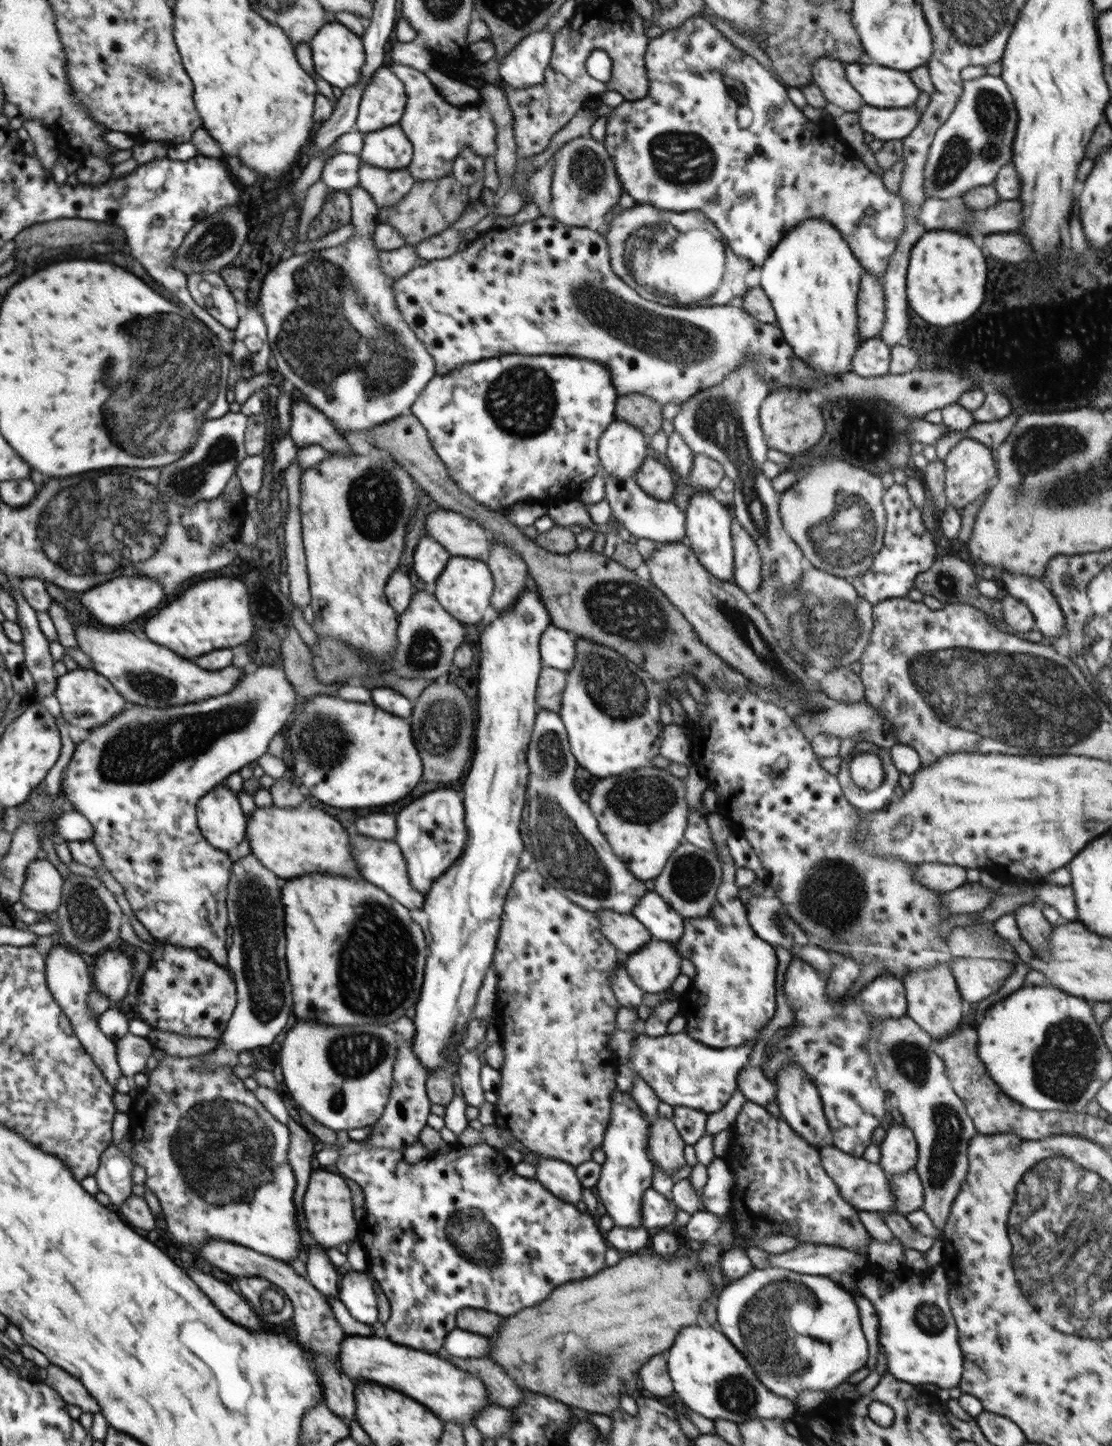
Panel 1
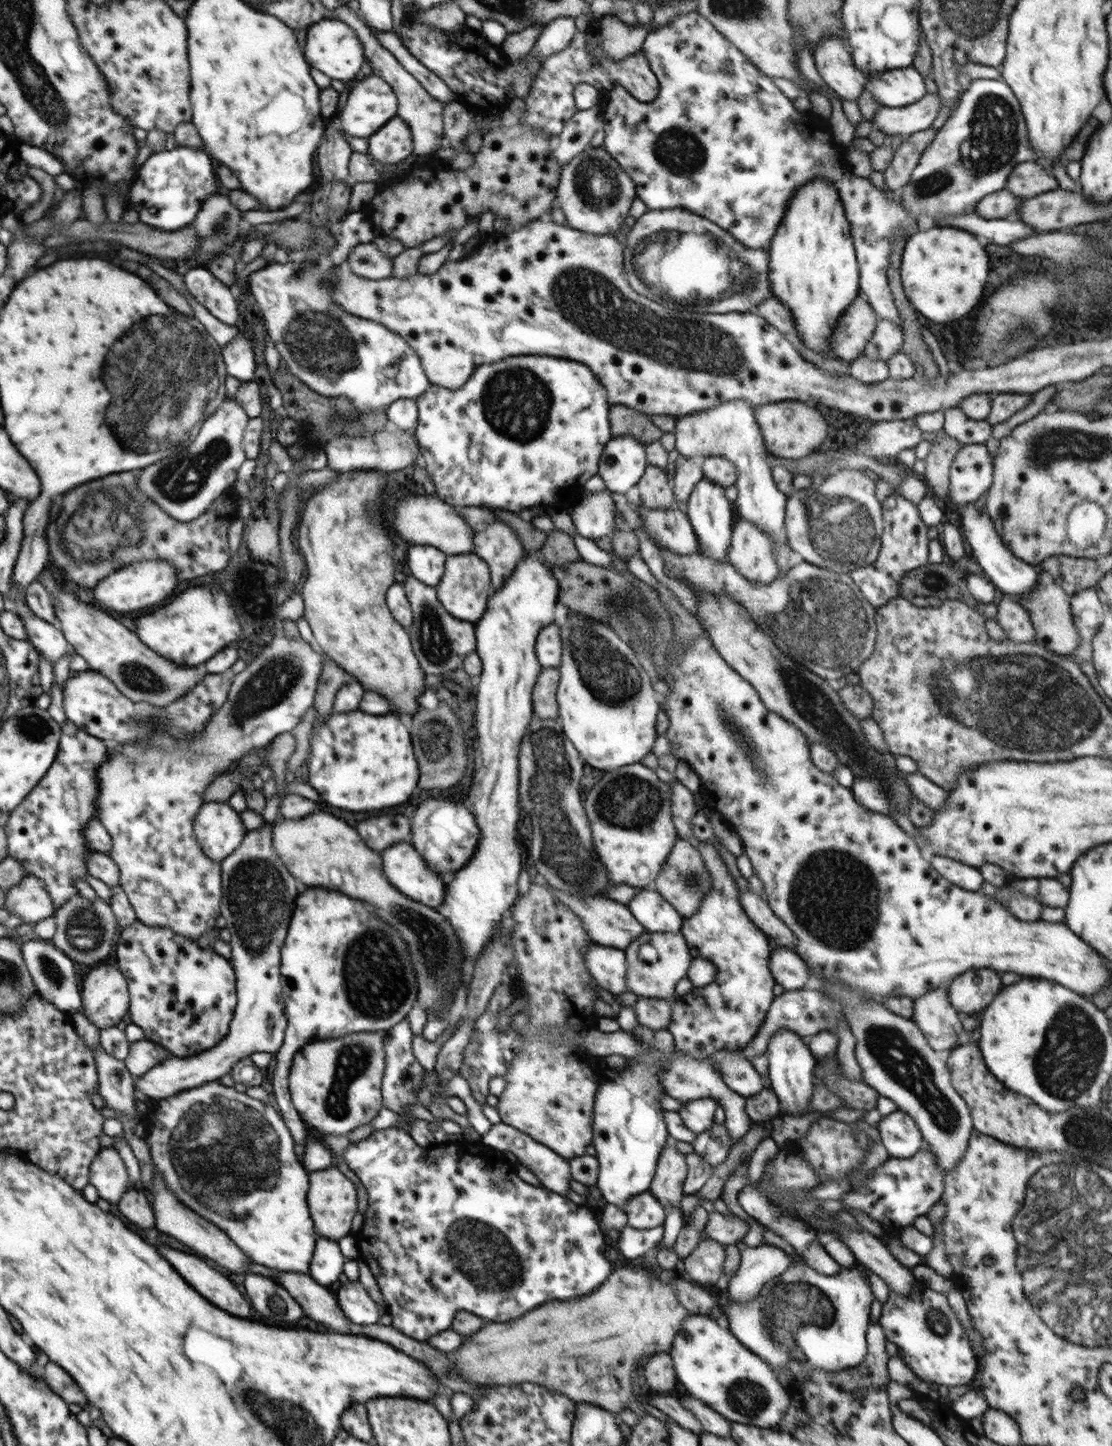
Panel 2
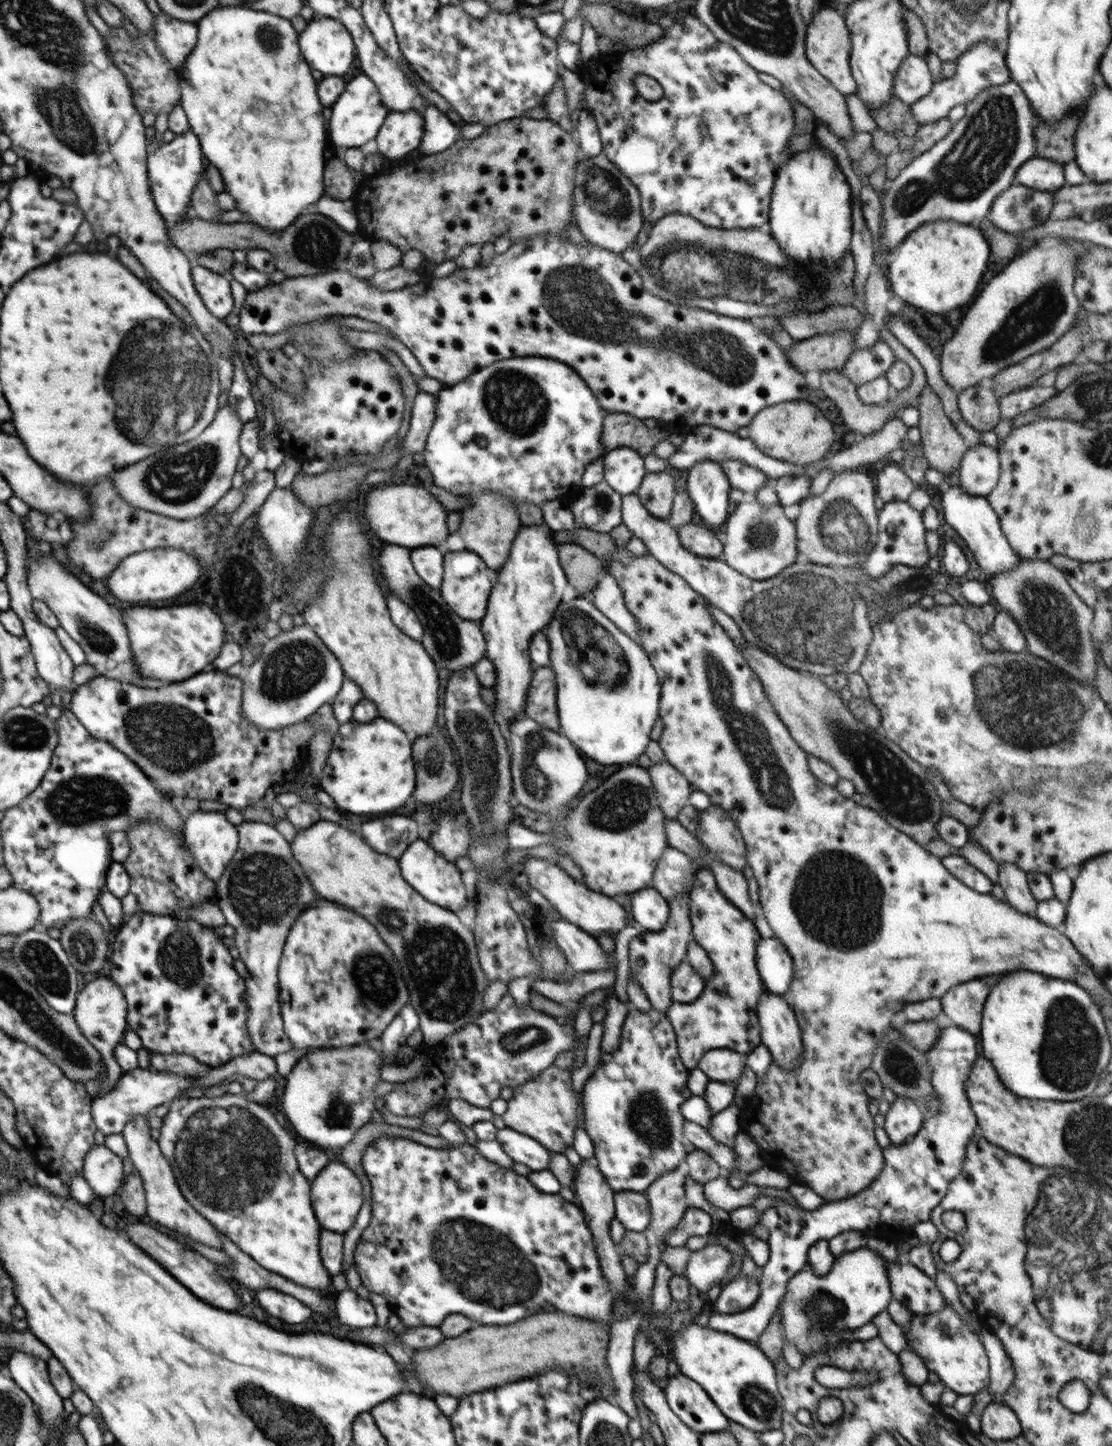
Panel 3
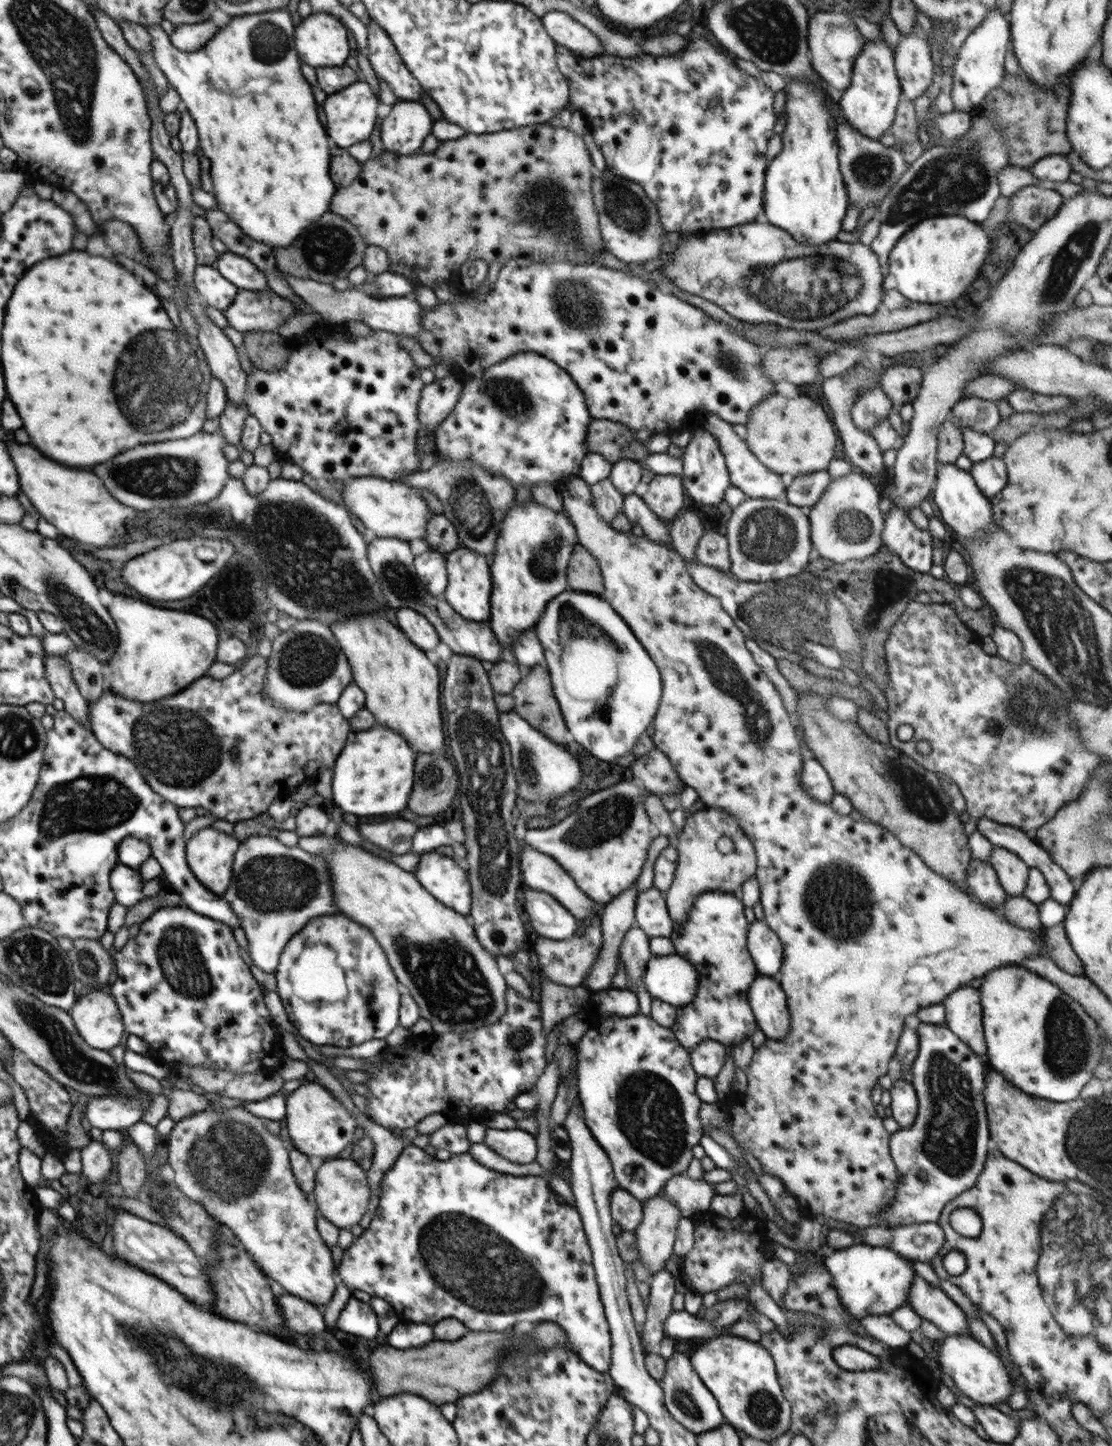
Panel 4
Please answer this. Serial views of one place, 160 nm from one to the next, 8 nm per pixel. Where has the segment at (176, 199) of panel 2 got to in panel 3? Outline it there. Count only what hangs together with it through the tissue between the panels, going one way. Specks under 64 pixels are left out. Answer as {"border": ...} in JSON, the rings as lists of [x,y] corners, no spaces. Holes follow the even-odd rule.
{"border":[[[191,130],[175,135],[172,141],[164,142],[158,151],[154,150],[148,157],[151,193],[154,195],[155,206],[168,225],[174,225],[187,218],[194,187],[198,179],[205,178],[206,162],[199,138]]]}

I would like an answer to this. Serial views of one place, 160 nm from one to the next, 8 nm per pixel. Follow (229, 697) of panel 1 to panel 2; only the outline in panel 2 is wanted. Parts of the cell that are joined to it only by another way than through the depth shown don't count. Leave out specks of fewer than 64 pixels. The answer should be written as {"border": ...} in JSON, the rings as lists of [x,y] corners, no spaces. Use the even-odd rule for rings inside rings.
{"border":[[[278,633],[272,641],[264,647],[264,650],[256,656],[246,665],[246,668],[239,672],[232,682],[232,687],[228,691],[228,697],[226,698],[226,703],[220,708],[220,711],[216,711],[214,715],[210,718],[210,721],[206,723],[204,731],[202,733],[195,733],[191,738],[181,742],[180,745],[174,745],[174,752],[172,748],[170,751],[162,751],[162,749],[156,749],[155,747],[150,747],[144,745],[143,742],[129,742],[126,745],[120,745],[116,749],[110,749],[110,754],[108,755],[108,761],[104,763],[102,767],[99,768],[99,773],[97,778],[99,779],[99,796],[96,797],[95,807],[96,807],[96,819],[106,828],[109,836],[113,840],[113,847],[108,855],[112,857],[112,860],[119,866],[119,886],[127,894],[135,913],[137,914],[137,919],[142,921],[145,925],[155,926],[155,927],[168,927],[176,934],[181,934],[182,936],[190,937],[192,940],[197,940],[200,936],[209,934],[210,948],[214,949],[220,956],[227,958],[228,961],[232,958],[231,946],[226,941],[214,938],[214,933],[219,932],[219,928],[216,927],[216,918],[221,915],[221,900],[222,900],[222,889],[221,889],[221,867],[222,864],[210,860],[203,850],[200,848],[198,842],[195,839],[194,824],[197,812],[202,806],[202,794],[210,783],[228,766],[234,766],[238,758],[242,758],[244,754],[252,754],[254,750],[260,750],[269,746],[271,741],[275,736],[282,734],[284,732],[291,732],[298,726],[302,721],[302,718],[306,715],[308,709],[314,707],[314,698],[316,697],[316,689],[318,689],[318,682],[323,672],[323,664],[325,664],[325,655],[322,655],[316,651],[309,643],[306,643],[302,637],[289,639]]]}

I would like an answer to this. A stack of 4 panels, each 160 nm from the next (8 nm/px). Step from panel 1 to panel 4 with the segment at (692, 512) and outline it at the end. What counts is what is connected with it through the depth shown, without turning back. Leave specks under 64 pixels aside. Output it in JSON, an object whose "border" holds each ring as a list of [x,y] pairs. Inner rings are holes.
{"border":[[[702,423],[694,431],[691,441],[683,451],[683,473],[681,479],[683,487],[688,495],[701,508],[705,506],[718,506],[724,500],[726,490],[731,486],[729,472],[725,463],[724,455],[720,450],[717,438],[707,431]]]}

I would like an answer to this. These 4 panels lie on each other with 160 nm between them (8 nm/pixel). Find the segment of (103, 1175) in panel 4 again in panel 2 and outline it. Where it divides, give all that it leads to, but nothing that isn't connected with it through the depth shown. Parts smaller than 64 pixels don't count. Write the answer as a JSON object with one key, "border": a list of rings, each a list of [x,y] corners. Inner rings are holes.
{"border":[[[104,1147],[91,1166],[90,1184],[98,1191],[99,1198],[118,1204],[126,1193],[128,1174],[118,1151]]]}

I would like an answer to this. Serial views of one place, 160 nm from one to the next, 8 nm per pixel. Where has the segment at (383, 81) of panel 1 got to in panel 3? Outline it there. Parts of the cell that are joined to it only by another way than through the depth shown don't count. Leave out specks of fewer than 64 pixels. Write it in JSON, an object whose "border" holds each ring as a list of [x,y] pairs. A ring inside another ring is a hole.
{"border":[[[356,73],[354,78],[346,83],[344,92],[331,106],[332,115],[326,121],[328,138],[335,146],[347,148],[359,148],[362,144],[374,140],[384,119],[391,111],[385,107],[381,94],[371,78],[361,73]]]}

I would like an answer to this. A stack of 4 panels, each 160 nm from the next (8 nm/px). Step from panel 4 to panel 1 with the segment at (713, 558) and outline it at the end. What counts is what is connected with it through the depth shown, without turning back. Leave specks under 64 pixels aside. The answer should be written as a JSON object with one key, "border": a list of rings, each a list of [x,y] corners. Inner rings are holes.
{"border":[[[604,473],[605,498],[609,502],[610,515],[619,520],[631,534],[648,538],[655,543],[681,542],[686,534],[685,512],[668,501],[661,501],[642,491],[633,477],[617,480]]]}

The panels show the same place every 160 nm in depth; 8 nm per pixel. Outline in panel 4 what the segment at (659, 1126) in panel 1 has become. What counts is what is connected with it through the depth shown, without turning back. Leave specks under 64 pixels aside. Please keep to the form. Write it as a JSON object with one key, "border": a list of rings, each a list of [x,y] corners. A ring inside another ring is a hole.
{"border":[[[662,1190],[643,1204],[642,1222],[635,1236],[639,1260],[653,1275],[664,1270],[672,1256],[681,1214]]]}

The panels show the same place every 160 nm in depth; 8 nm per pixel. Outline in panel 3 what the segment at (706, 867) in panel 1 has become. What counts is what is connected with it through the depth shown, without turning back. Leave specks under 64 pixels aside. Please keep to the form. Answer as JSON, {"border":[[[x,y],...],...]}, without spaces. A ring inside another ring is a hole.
{"border":[[[664,849],[653,872],[650,886],[666,900],[690,892],[694,884],[693,860],[681,850]]]}

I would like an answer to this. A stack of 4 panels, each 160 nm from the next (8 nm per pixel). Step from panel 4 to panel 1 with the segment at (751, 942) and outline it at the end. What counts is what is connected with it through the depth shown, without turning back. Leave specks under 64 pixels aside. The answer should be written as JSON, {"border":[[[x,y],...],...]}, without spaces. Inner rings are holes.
{"border":[[[792,958],[785,973],[784,990],[789,1006],[795,1014],[792,1025],[796,1026],[796,1029],[792,1035],[782,1039],[776,1045],[776,1049],[772,1051],[768,1063],[764,1065],[762,1070],[772,1081],[780,1067],[786,1063],[796,1063],[819,1090],[824,1114],[831,1128],[830,1141],[832,1141],[832,1146],[843,1150],[846,1154],[862,1157],[864,1150],[871,1144],[872,1132],[877,1126],[880,1126],[880,1122],[886,1116],[886,1098],[892,1099],[893,1097],[885,1085],[882,1085],[877,1079],[876,1071],[867,1051],[867,1042],[871,1037],[871,1024],[880,1019],[900,1018],[907,1014],[905,988],[900,978],[892,975],[878,975],[858,995],[848,999],[848,1003],[844,1003],[843,1009],[840,1009],[837,1001],[828,1002],[828,997],[824,992],[826,983],[823,975],[812,969],[808,963],[800,958]]]}

